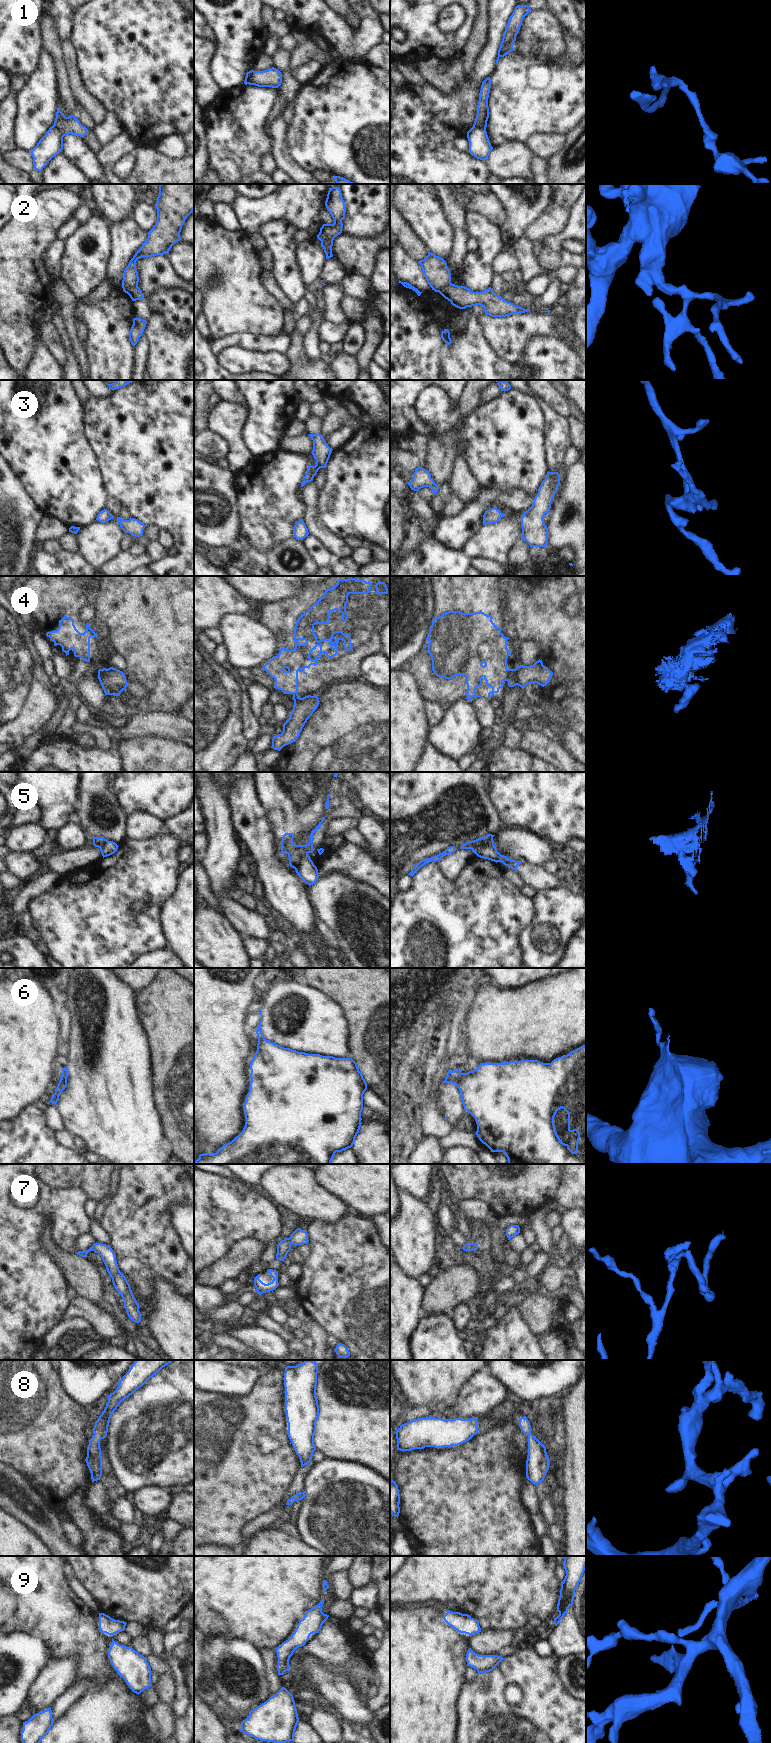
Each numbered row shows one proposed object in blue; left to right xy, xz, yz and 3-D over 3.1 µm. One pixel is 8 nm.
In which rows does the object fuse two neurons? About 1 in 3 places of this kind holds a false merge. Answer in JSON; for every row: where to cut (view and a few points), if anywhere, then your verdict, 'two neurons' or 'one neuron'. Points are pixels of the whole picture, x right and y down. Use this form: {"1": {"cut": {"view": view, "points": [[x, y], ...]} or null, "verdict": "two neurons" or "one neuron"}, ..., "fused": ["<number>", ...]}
{"1": {"cut": {"view": "xy", "points": [[53, 125], [63, 136]]}, "verdict": "two neurons"}, "2": {"cut": {"view": "xy", "points": [[137, 285], [123, 288]]}, "verdict": "two neurons"}, "3": {"cut": null, "verdict": "one neuron"}, "4": {"cut": {"view": "yz", "points": [[515, 669], [507, 681]]}, "verdict": "two neurons"}, "5": {"cut": {"view": "yz", "points": [[492, 838], [472, 849]]}, "verdict": "two neurons"}, "6": {"cut": {"view": "yz", "points": [[460, 1073], [458, 1088]]}, "verdict": "two neurons"}, "7": {"cut": null, "verdict": "one neuron"}, "8": {"cut": null, "verdict": "one neuron"}, "9": {"cut": null, "verdict": "one neuron"}, "fused": ["1", "2", "4", "5", "6"]}

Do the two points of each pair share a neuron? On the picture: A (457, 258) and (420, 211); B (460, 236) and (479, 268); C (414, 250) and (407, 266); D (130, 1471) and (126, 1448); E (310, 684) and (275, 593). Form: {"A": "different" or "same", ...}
{"A": "different", "B": "different", "C": "different", "D": "same", "E": "different"}

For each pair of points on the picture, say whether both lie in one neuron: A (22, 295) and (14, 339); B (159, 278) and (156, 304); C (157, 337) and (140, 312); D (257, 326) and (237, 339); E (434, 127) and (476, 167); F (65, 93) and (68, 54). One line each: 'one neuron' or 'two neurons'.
A: one neuron
B: two neurons
C: two neurons
D: two neurons
E: one neuron
F: two neurons

